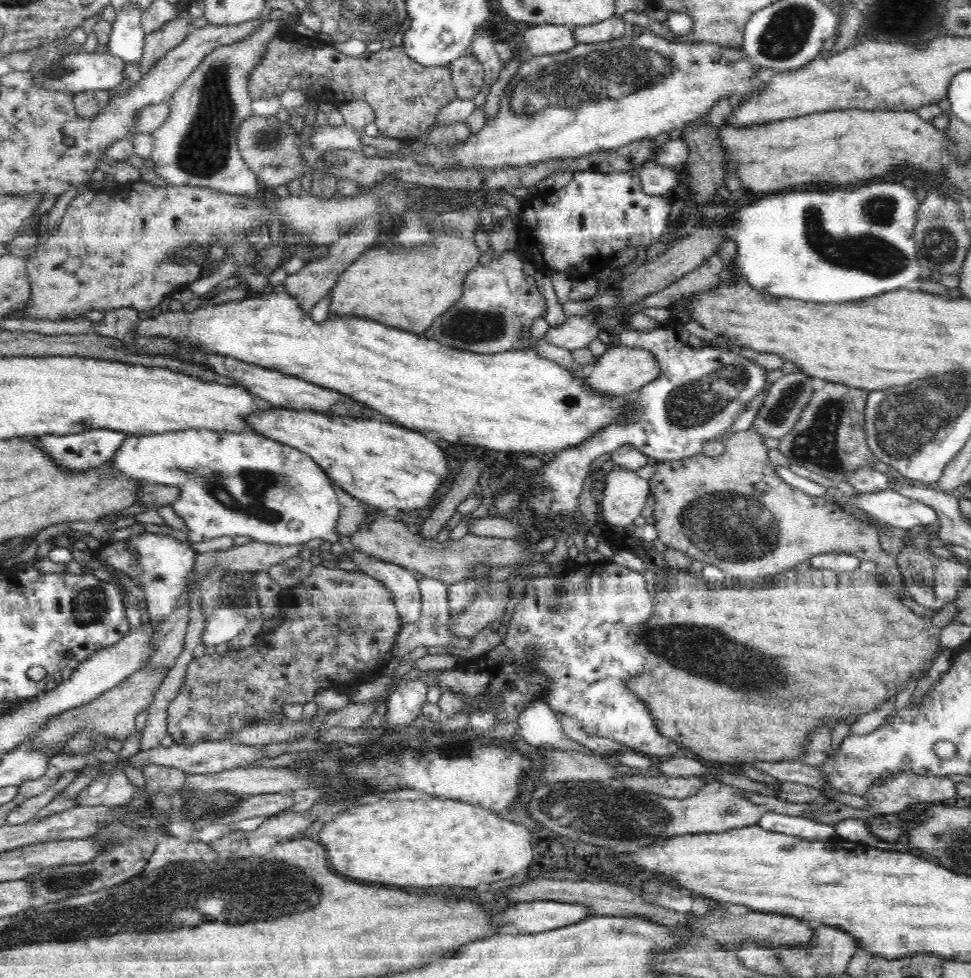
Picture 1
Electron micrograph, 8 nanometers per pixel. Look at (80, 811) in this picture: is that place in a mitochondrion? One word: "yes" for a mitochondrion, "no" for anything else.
no

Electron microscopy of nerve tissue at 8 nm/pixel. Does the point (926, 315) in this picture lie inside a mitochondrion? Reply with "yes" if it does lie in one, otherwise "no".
no

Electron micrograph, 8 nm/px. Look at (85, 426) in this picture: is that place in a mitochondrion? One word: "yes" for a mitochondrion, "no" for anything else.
no

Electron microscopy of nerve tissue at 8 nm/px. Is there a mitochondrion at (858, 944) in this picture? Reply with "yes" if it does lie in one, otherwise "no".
no

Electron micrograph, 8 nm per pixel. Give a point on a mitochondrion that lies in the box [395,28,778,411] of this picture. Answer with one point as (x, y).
(605, 75)

